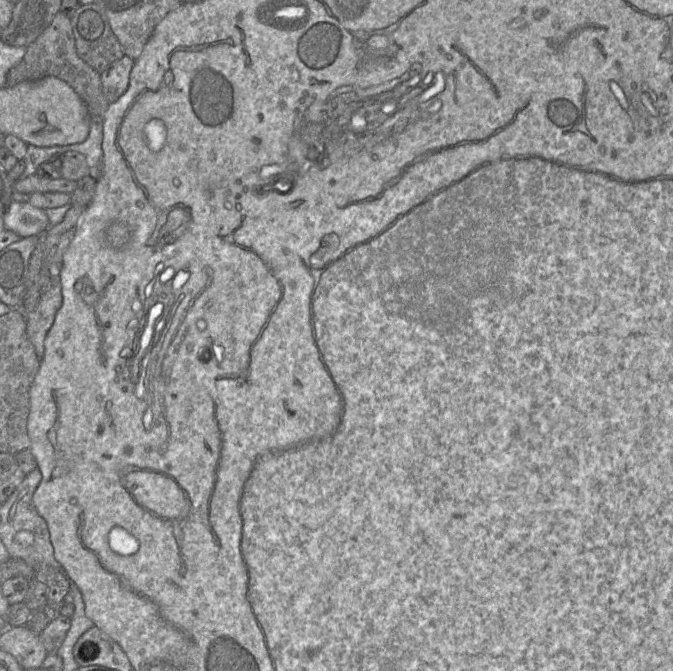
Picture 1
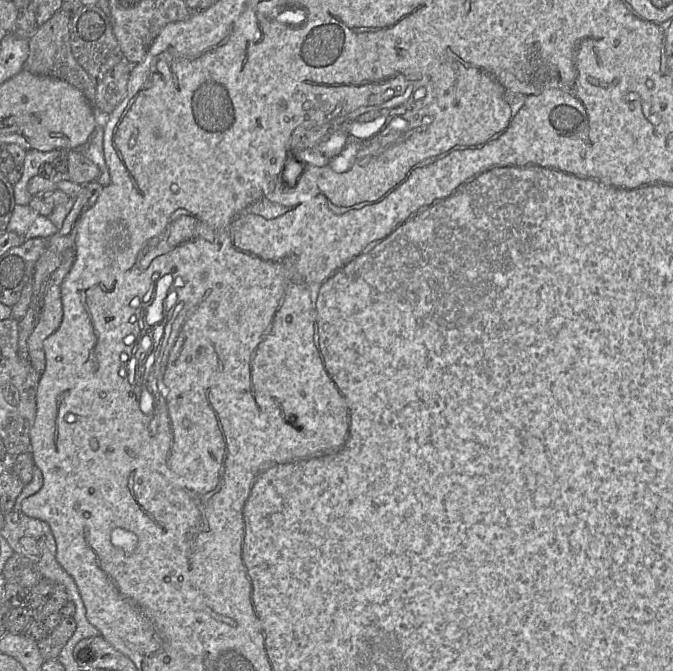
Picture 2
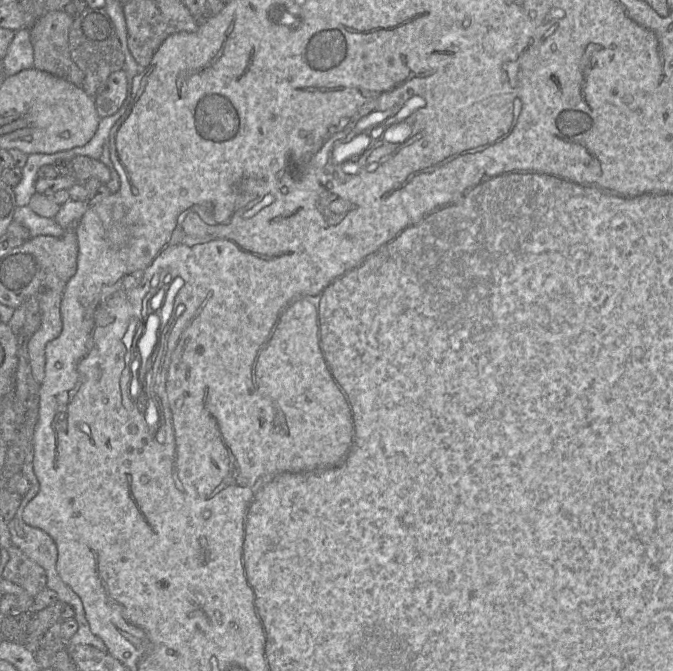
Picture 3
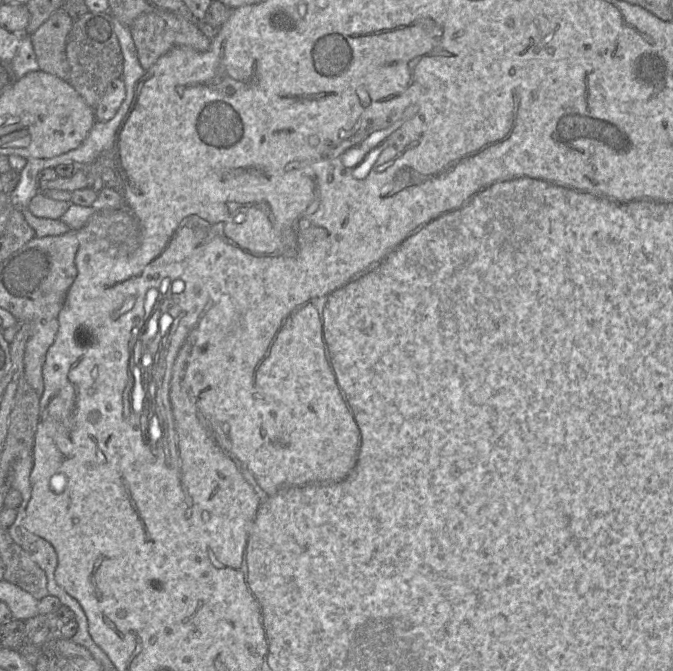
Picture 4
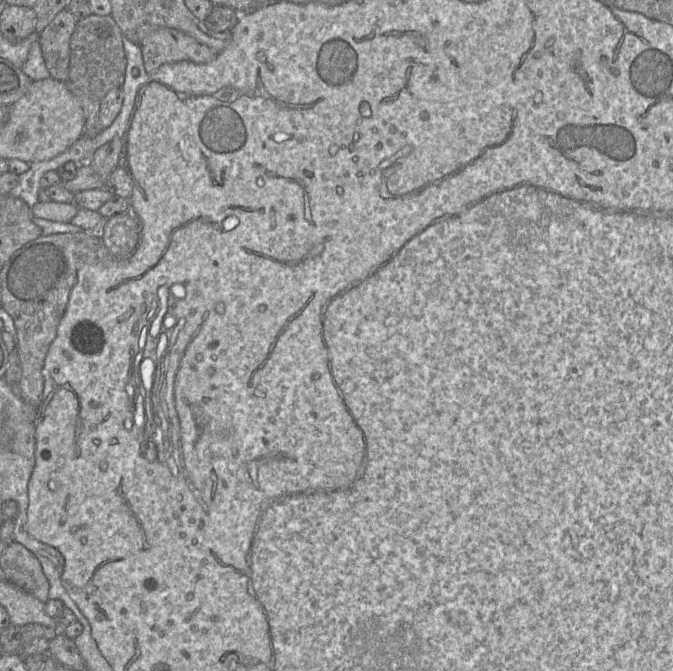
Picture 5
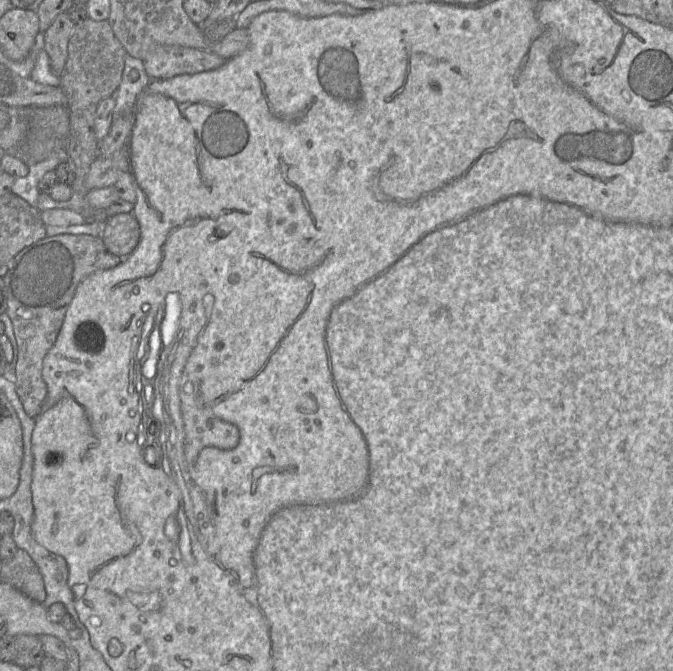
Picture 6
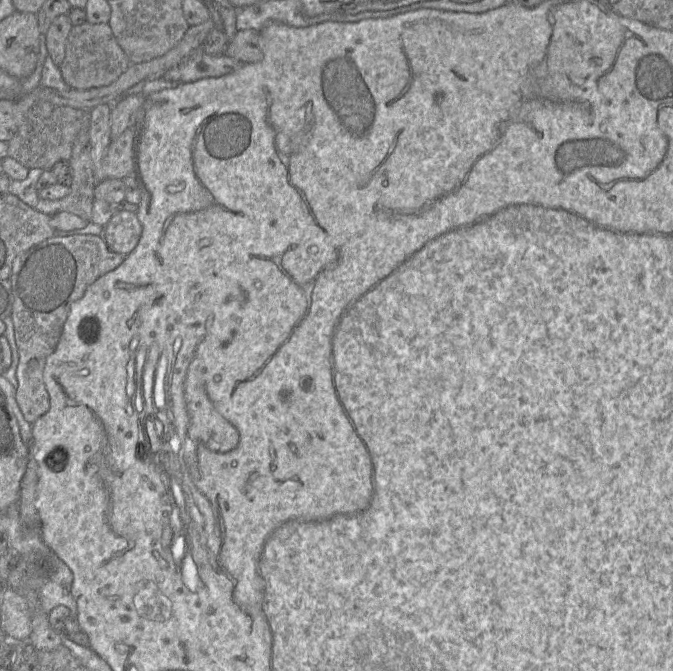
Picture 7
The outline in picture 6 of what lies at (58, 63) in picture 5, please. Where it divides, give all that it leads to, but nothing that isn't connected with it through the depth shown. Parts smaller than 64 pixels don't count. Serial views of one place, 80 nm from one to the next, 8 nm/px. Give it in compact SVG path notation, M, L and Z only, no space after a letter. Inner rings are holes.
M63 12L44 32L45 51L50 59L50 67L53 73L58 76L64 70L68 58L68 44L75 25L68 13Z

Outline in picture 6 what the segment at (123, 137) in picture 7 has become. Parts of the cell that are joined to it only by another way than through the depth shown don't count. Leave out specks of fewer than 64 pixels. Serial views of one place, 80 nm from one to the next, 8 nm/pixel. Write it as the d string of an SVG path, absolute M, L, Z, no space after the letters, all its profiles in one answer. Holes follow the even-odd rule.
M125 147L110 156L97 156L85 178L86 188L113 186L124 171L128 171L128 156Z

